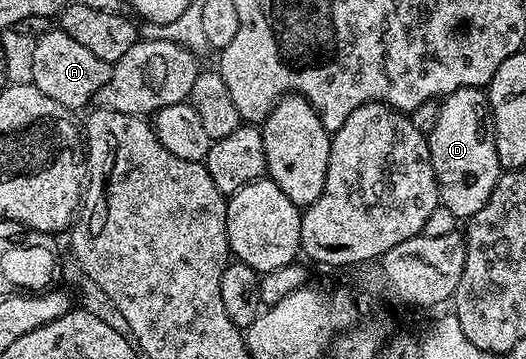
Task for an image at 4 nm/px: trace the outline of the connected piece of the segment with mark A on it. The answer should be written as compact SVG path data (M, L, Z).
M61 30L50 31L35 39L32 50L32 78L40 94L48 94L52 102L71 110L82 108L97 97L98 91L108 82L112 65L96 58L92 50L80 46L76 38L68 38Z

